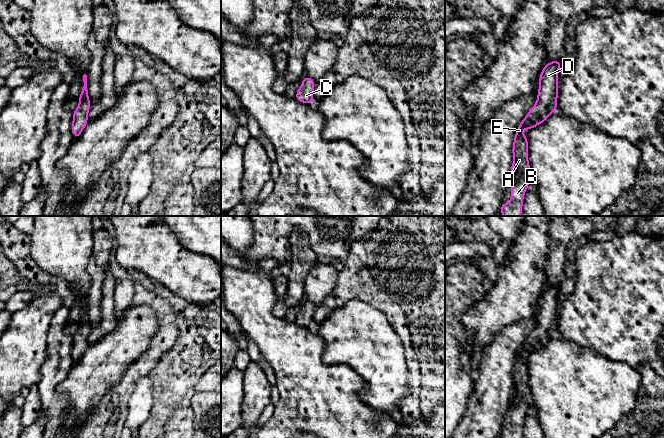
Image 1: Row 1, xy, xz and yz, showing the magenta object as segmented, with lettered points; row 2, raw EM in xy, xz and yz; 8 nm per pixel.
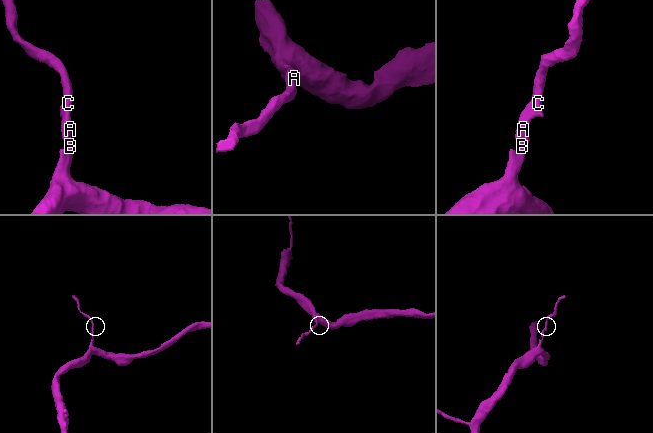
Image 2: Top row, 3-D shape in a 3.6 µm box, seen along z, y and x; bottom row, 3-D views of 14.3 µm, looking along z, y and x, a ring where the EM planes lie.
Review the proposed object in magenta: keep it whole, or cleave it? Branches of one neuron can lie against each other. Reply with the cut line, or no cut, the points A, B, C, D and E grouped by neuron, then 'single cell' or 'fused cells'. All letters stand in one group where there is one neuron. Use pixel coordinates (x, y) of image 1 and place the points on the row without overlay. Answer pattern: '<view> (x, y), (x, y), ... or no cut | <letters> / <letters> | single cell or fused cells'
no cut | A B C D E | single cell

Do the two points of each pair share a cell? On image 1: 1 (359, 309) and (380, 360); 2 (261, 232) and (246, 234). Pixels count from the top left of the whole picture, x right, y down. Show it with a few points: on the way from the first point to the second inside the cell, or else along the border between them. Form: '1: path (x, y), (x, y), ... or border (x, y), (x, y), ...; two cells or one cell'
1: path (359, 322), (360, 336), (371, 347); one cell
2: border (253, 226), (253, 242), (247, 251), (242, 254); two cells

